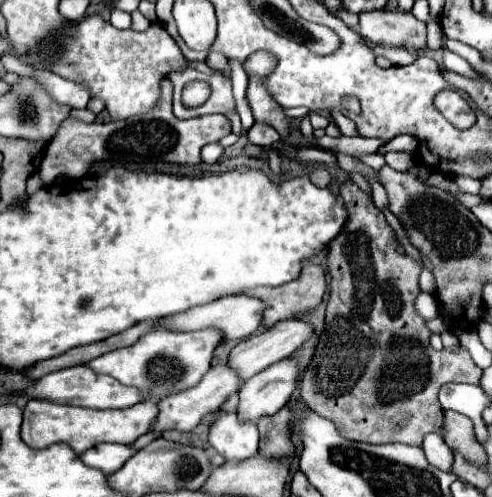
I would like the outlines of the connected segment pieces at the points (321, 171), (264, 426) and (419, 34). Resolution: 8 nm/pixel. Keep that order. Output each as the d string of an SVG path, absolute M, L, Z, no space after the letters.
M317 166L317 168L313 168L313 172L309 174L309 178L311 178L313 184L317 184L319 188L329 186L329 182L331 182L331 174L327 172L325 166Z
M283 408L281 412L273 416L261 416L257 420L261 442L259 442L259 452L265 456L287 456L293 452L293 442L291 442L291 428L289 424L293 422L293 414Z
M373 10L359 14L359 34L373 44L423 50L425 22L405 10Z

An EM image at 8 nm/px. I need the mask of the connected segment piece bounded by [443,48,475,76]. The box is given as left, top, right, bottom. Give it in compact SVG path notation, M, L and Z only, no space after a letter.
M443 50L443 64L445 64L445 68L449 68L449 70L453 70L453 72L459 72L459 74L463 74L463 76L475 76L475 70L469 66L469 62L467 60L463 60L461 56L457 56L457 54L453 54L451 50Z

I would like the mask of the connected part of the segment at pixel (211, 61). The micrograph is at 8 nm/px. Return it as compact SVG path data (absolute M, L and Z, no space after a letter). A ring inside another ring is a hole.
M209 52L209 56L207 56L207 64L209 64L211 68L221 70L221 72L225 72L227 76L231 76L229 62L227 62L227 58L225 58L223 54L219 54L219 52Z

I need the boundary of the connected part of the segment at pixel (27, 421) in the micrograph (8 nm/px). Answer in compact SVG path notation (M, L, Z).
M29 400L23 410L23 426L21 438L31 448L47 448L57 442L67 442L73 446L77 454L101 444L101 442L119 442L119 444L133 444L139 436L147 434L159 414L157 402L139 402L125 410L91 410L81 406L57 404L49 400Z

